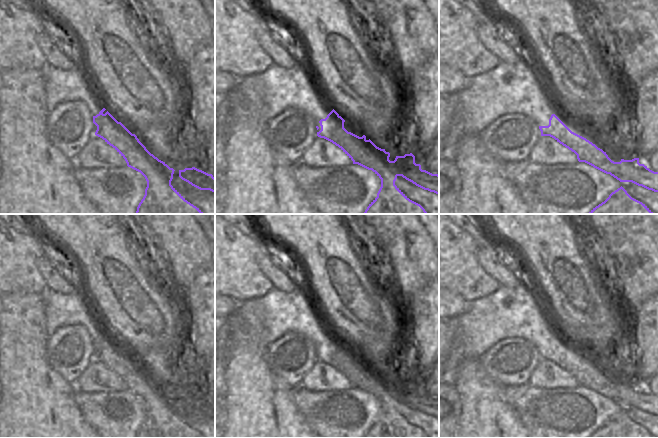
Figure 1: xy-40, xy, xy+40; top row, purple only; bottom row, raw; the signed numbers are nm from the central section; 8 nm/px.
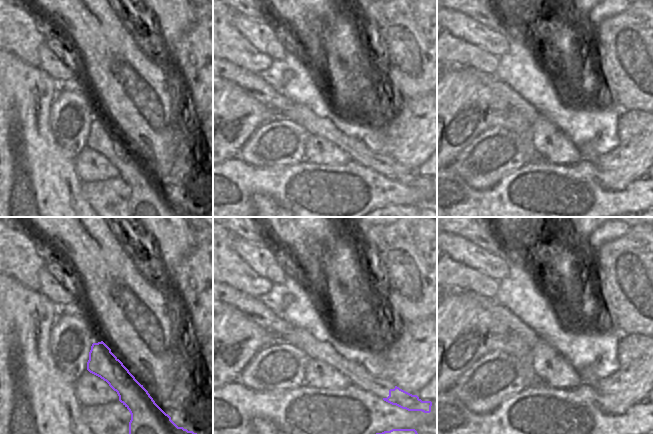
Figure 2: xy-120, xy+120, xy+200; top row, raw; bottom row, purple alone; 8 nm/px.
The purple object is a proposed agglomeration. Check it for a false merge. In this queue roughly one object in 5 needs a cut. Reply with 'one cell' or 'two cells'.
two cells

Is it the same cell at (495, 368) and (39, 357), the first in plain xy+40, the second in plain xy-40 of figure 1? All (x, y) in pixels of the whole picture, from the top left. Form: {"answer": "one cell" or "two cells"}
{"answer": "two cells"}

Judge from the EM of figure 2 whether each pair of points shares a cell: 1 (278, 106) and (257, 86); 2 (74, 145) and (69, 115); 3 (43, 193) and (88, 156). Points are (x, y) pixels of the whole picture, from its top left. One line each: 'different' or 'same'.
1: same
2: same
3: different

